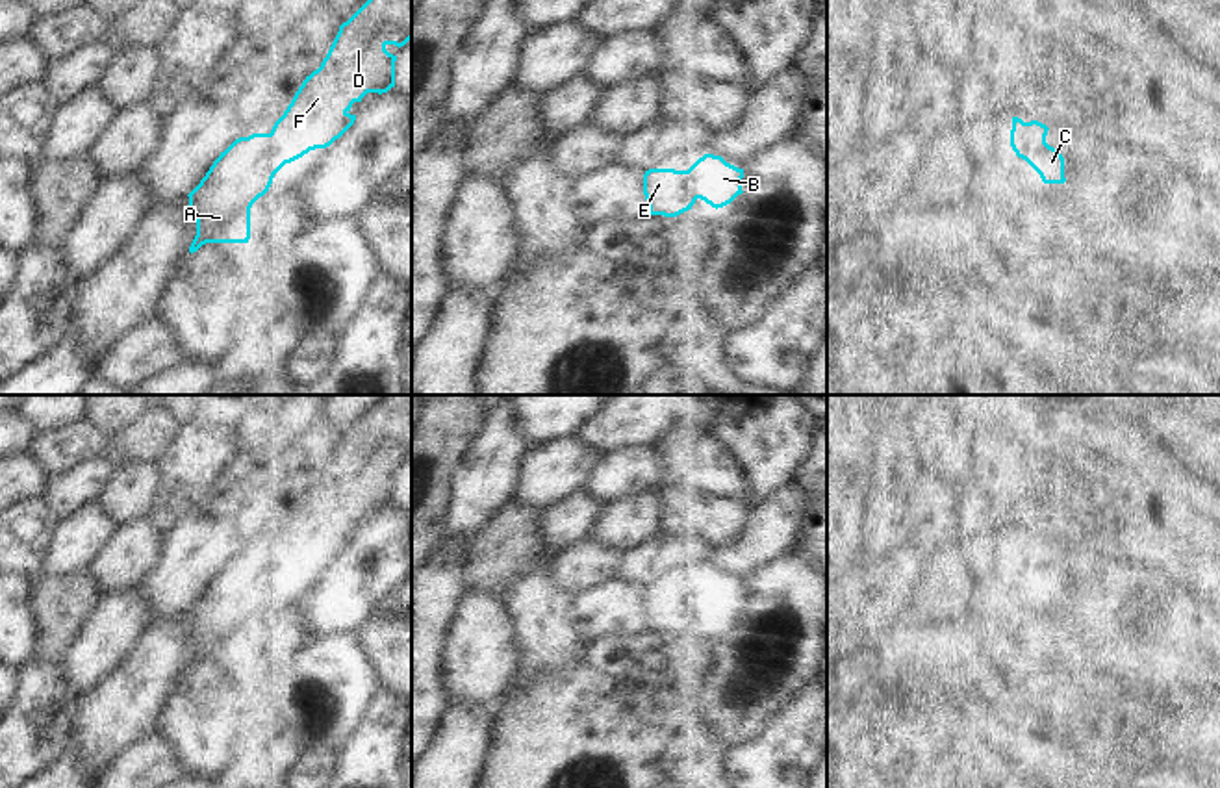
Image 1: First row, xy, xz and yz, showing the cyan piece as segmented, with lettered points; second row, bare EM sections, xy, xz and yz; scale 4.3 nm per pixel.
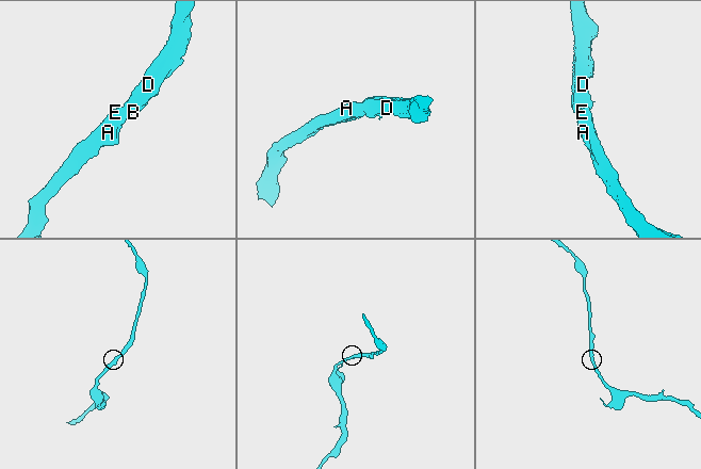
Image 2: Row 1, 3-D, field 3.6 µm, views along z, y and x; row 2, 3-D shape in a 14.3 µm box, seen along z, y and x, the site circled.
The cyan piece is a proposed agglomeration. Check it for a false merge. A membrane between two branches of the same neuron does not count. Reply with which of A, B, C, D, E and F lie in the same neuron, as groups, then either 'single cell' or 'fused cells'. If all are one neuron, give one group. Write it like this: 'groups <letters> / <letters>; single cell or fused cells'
groups A B C D E F; single cell

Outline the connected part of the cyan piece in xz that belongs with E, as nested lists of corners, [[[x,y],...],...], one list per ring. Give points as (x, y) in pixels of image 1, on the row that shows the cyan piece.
[[[705,154],[688,171],[649,169],[643,174],[643,195],[649,215],[677,217],[697,198],[712,208],[723,208],[742,195],[743,169],[721,156]]]

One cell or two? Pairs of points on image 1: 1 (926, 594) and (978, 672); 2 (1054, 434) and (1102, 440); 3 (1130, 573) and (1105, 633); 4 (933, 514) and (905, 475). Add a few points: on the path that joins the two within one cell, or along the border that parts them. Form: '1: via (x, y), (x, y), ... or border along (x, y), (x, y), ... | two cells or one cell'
1: border along (909, 609), (922, 622), (957, 623), (965, 629) | two cells
2: via (1065, 438), (1091, 440) | one cell
3: via (1130, 588), (1113, 610), (1113, 618) | one cell
4: border along (929, 470), (905, 492) | two cells

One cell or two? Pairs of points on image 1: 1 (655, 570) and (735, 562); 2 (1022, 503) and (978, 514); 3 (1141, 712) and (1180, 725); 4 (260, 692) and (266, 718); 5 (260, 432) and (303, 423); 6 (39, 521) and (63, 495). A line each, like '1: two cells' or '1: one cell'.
1: two cells
2: two cells
3: one cell
4: one cell
5: one cell
6: two cells

